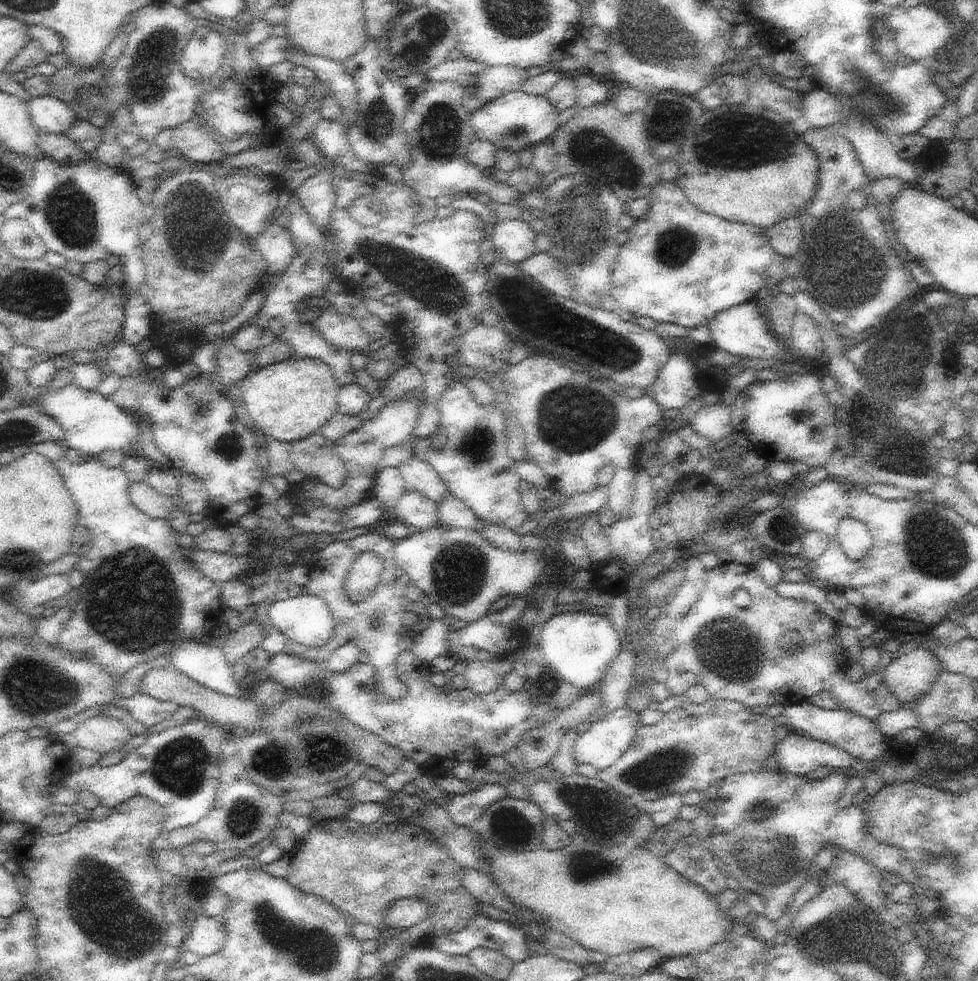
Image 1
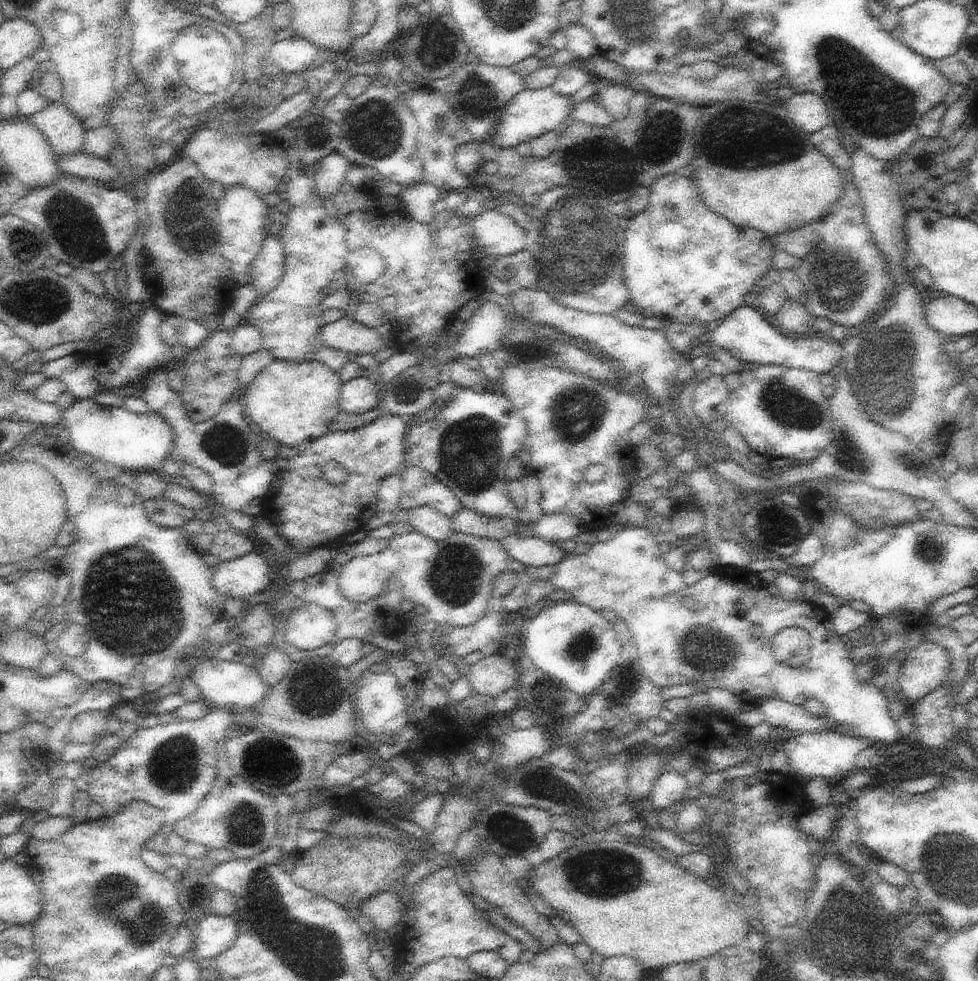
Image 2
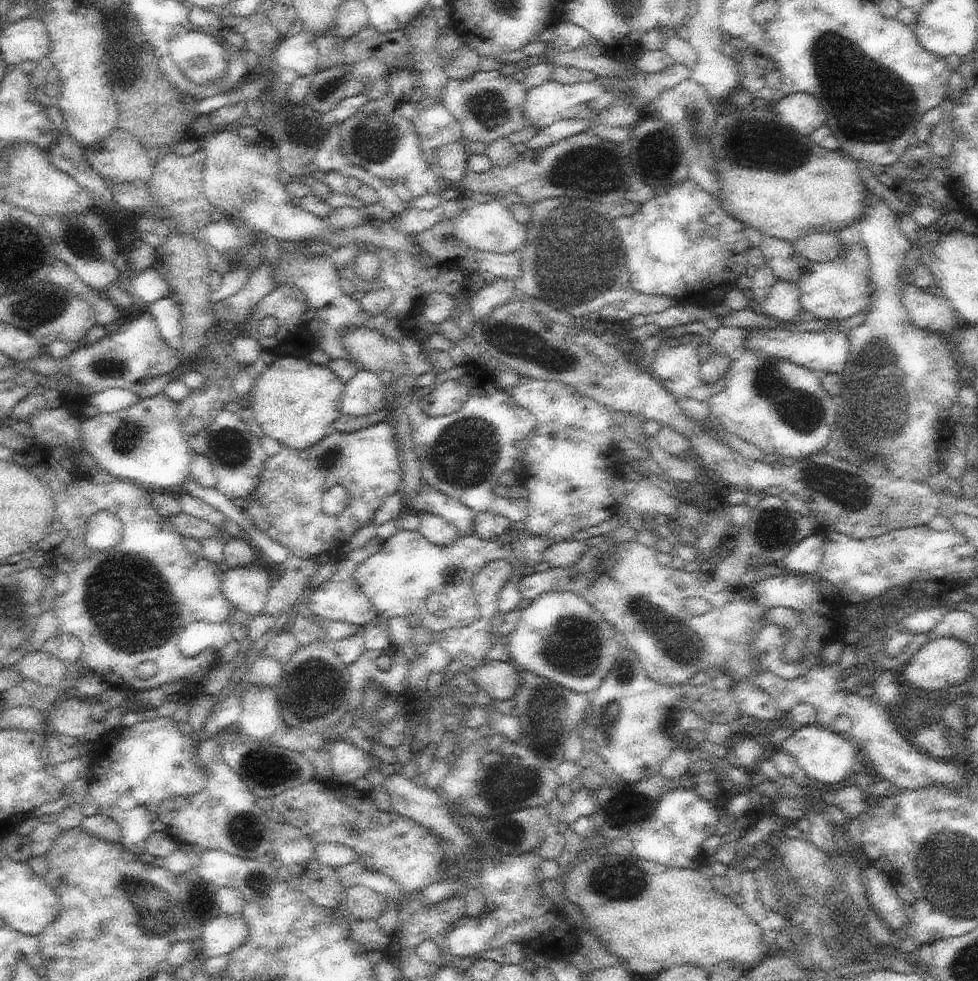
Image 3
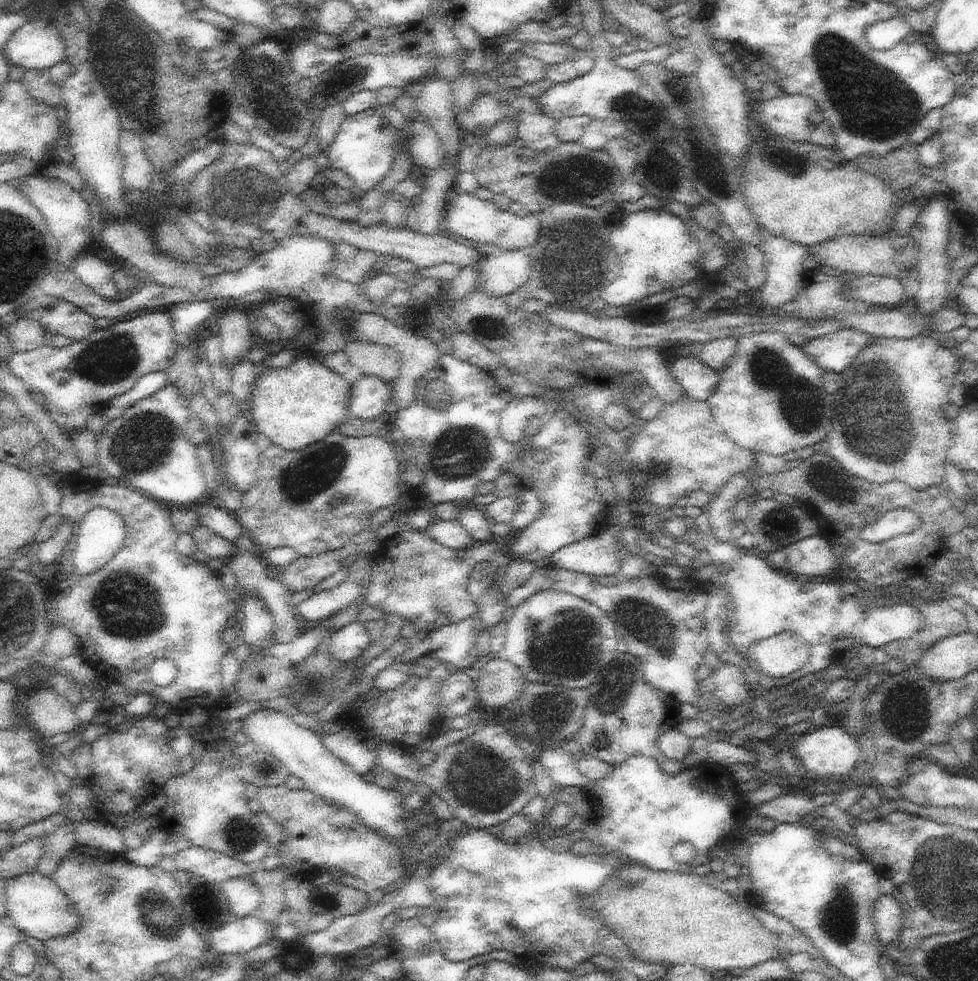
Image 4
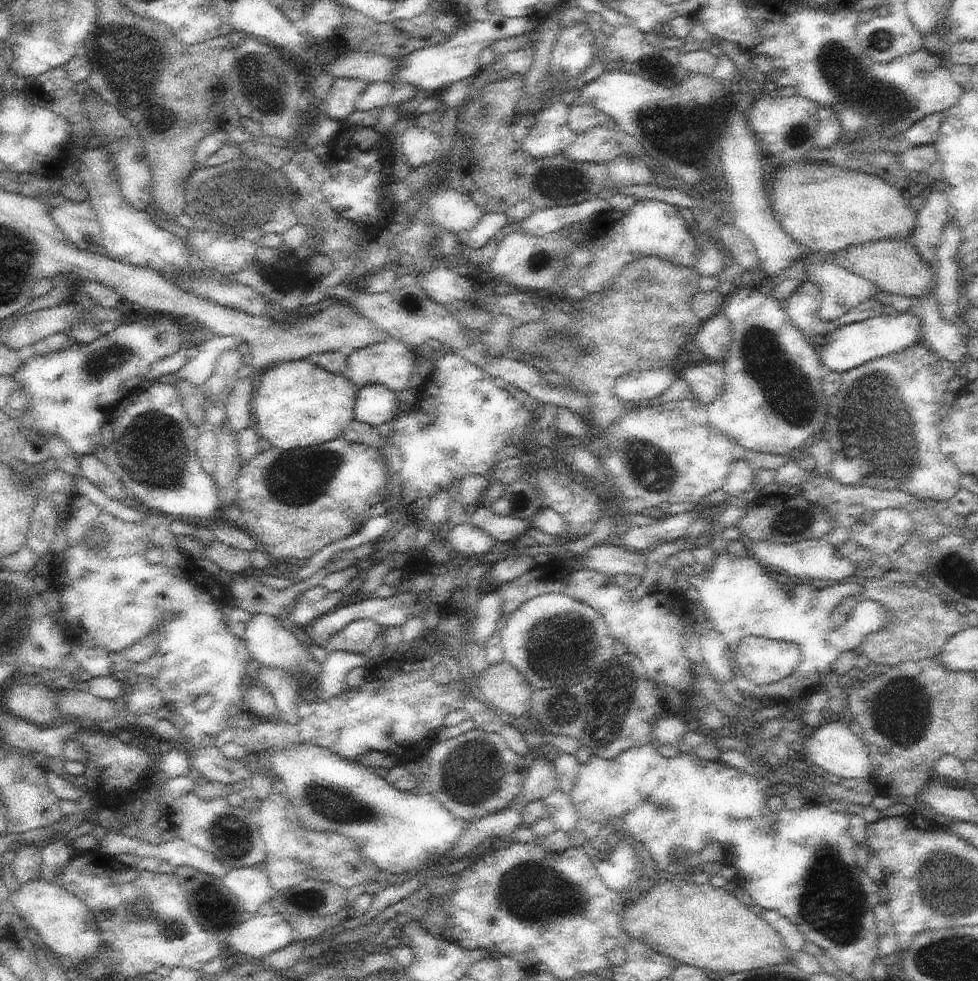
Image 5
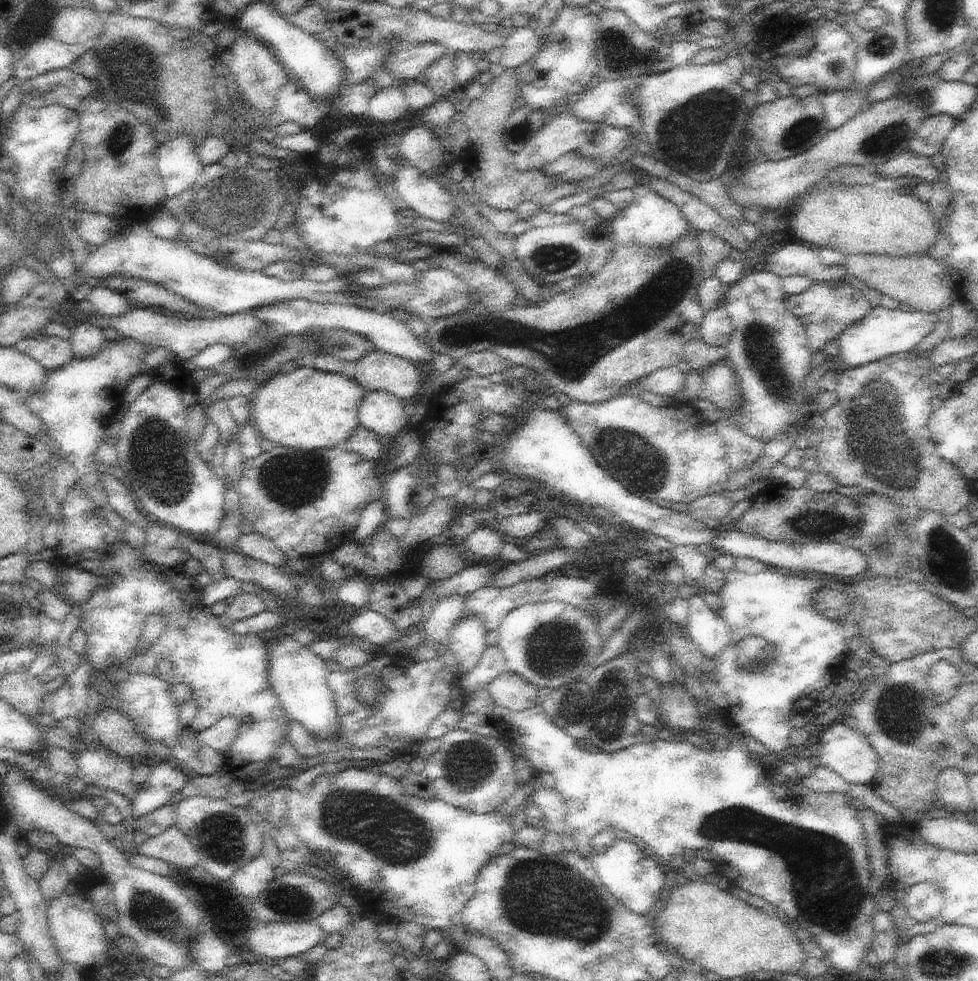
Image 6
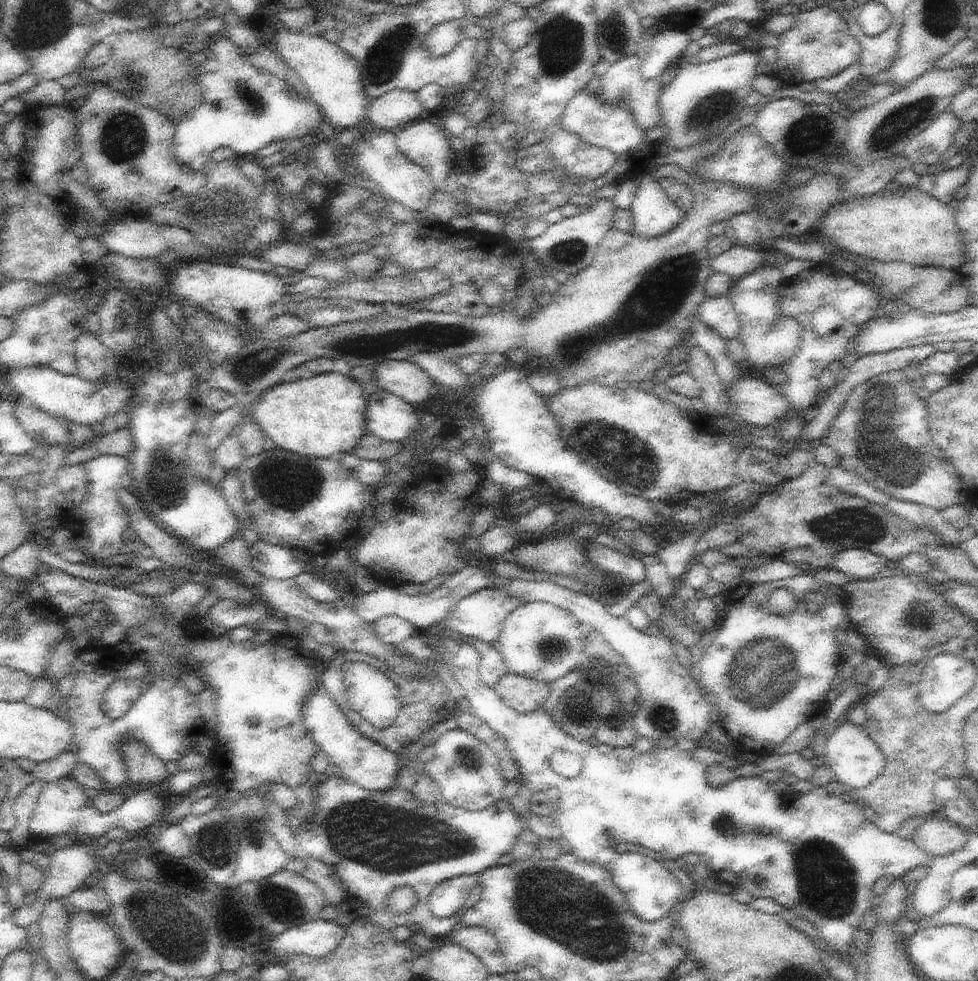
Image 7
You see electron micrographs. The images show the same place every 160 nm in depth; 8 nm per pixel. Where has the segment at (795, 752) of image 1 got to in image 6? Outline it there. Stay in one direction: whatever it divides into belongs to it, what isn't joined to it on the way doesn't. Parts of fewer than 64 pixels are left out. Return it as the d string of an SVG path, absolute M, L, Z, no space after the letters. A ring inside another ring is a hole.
M838 722L819 729L817 734L820 738L817 756L823 767L828 767L853 785L875 782L874 778L879 772L879 758L867 738L857 728L853 729Z

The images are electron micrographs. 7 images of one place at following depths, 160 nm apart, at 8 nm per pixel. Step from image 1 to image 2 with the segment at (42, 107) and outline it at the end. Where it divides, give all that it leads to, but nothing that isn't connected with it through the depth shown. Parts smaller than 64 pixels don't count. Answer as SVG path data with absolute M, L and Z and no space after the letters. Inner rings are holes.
M50 103L31 116L36 128L48 139L55 156L82 151L85 128L80 117L64 103Z

